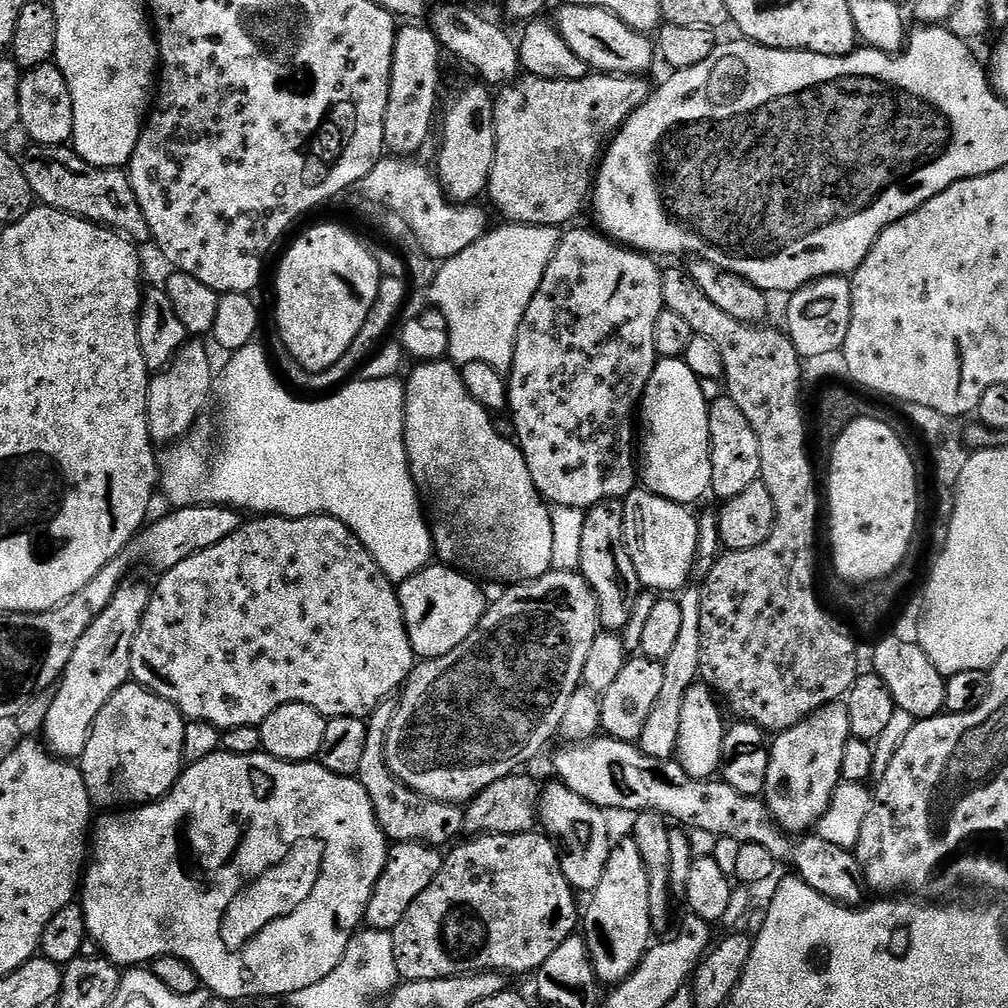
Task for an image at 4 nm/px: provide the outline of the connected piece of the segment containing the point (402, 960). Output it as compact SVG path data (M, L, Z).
M533 830L517 836L477 836L465 839L465 841L465 844L457 843L451 849L453 852L444 856L444 864L438 870L434 882L430 882L430 886L426 886L426 890L422 890L422 894L418 894L418 898L414 898L410 910L406 910L402 922L398 922L398 926L391 933L394 942L396 970L404 980L468 976L472 972L502 972L505 974L528 972L528 974L532 974L542 966L542 962L546 962L546 958L550 958L550 954L554 954L554 950L558 950L558 946L563 940L570 938L577 931L578 908L576 912L576 899L578 896L562 874L560 854L547 835Z

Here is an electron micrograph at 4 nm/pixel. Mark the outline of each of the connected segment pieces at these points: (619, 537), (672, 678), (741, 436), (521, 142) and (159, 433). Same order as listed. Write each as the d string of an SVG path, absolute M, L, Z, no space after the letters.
M603 500L585 511L578 571L596 595L600 628L617 634L623 633L626 622L630 622L634 602L642 591L634 562L630 562L628 543L624 541L623 500Z
M689 582L680 589L678 599L682 606L682 622L676 644L663 660L662 690L650 709L650 718L642 726L638 747L650 758L671 760L677 755L679 726L681 723L682 700L688 688L697 683L702 662L702 598L700 584Z
M721 394L708 405L708 422L710 424L710 450L712 451L712 491L717 501L723 502L734 498L750 482L760 479L760 455L758 454L758 438L754 438L754 430L750 430L750 422L746 422L746 414L734 406L732 397Z
M589 74L578 78L577 80L547 80L537 76L521 75L510 84L503 85L495 93L492 109L494 110L494 134L496 135L496 149L494 150L494 166L490 170L488 179L487 199L492 199L492 204L498 211L504 215L503 219L510 224L533 224L534 226L550 226L551 228L560 228L573 223L572 220L580 211L584 204L589 203L590 193L594 187L594 177L596 169L602 159L602 153L612 137L619 132L621 126L627 122L628 116L638 106L642 106L652 95L653 85L648 85L644 81L643 75L639 76L618 76L615 74Z
M189 338L176 351L171 364L163 372L155 373L149 379L146 394L146 414L148 433L160 446L171 446L187 437L196 424L196 419L208 404L208 395L214 392L214 372L212 376L212 356L205 341Z

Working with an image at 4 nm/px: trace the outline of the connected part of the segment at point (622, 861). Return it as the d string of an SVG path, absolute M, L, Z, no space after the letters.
M625 838L621 844L620 841L613 843L598 886L591 892L589 900L592 901L588 909L582 912L582 935L588 943L596 979L604 986L621 984L639 966L654 940L650 918L650 878L635 840Z

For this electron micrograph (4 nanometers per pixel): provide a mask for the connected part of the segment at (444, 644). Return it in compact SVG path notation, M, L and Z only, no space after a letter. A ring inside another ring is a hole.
M433 562L418 574L399 581L400 605L410 634L410 646L421 661L450 654L454 646L462 646L462 642L474 634L486 611L484 592L475 582L471 575L440 562Z

